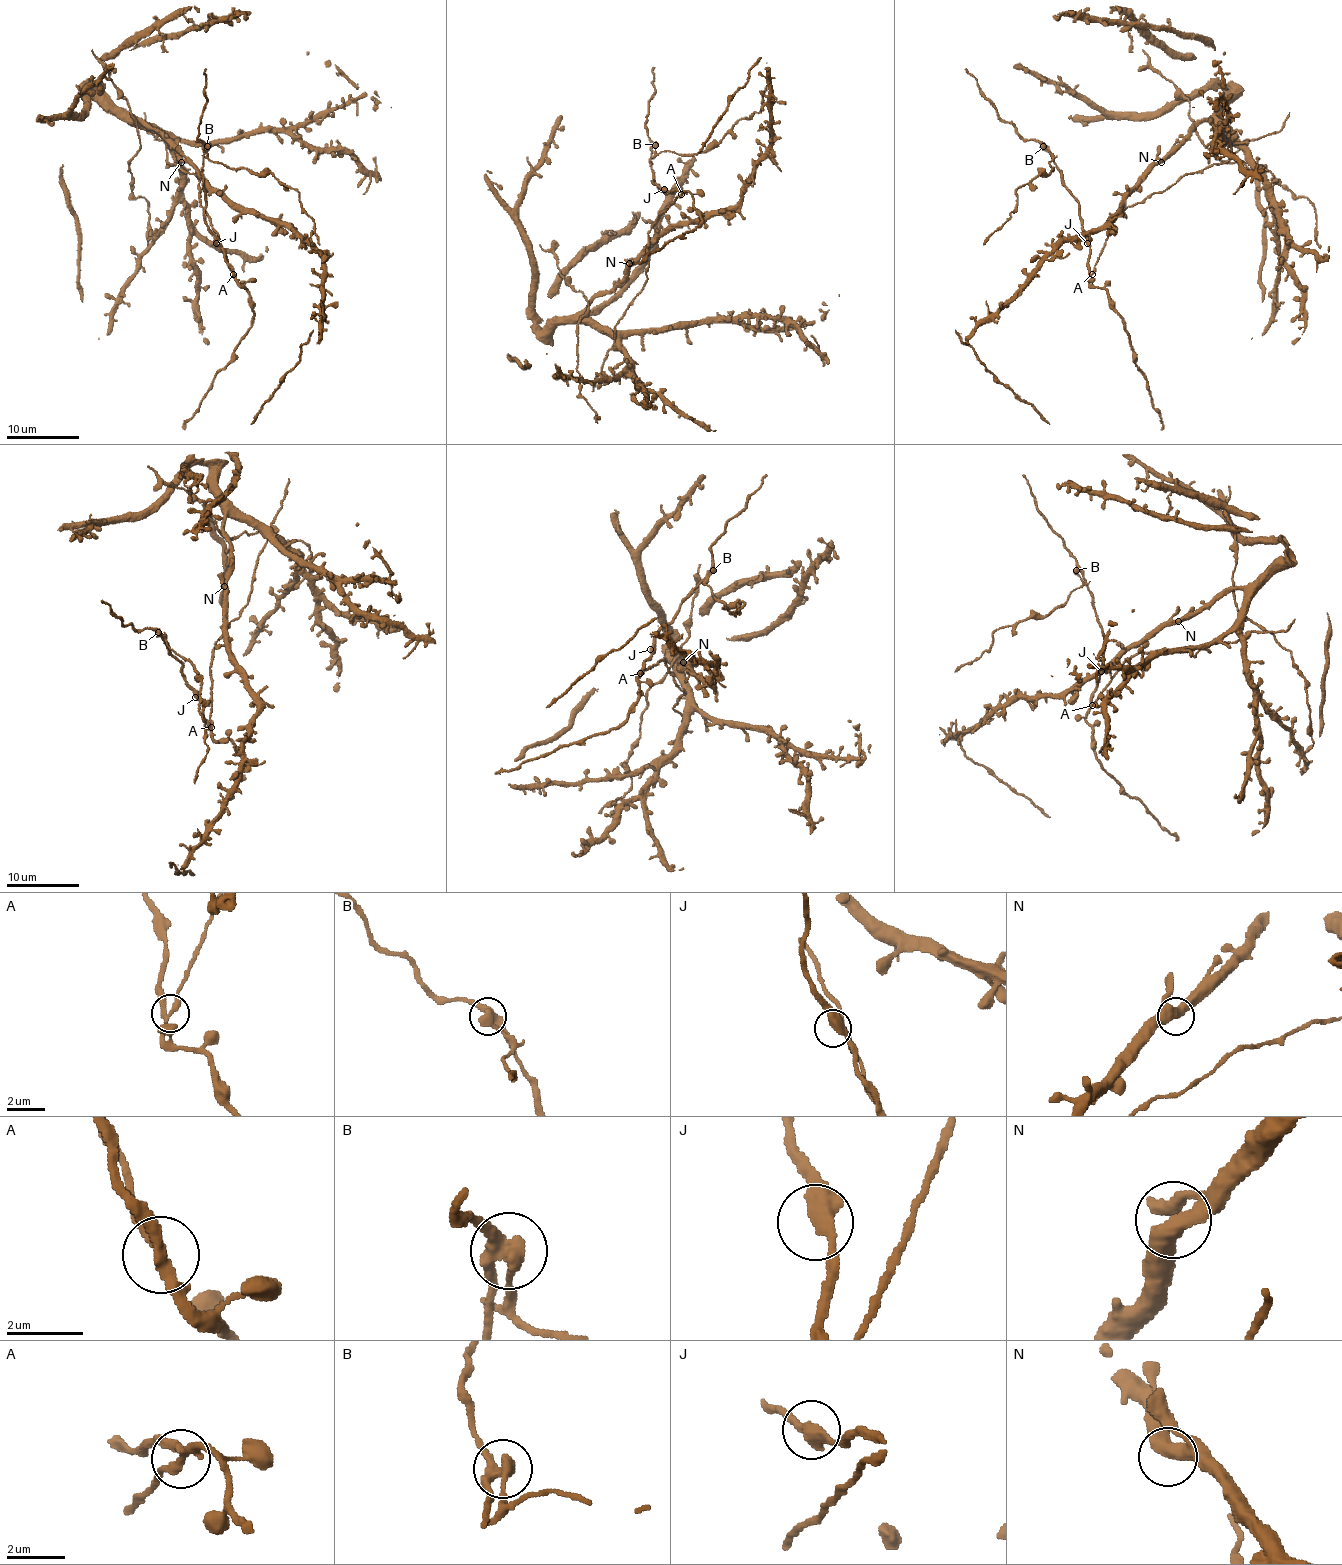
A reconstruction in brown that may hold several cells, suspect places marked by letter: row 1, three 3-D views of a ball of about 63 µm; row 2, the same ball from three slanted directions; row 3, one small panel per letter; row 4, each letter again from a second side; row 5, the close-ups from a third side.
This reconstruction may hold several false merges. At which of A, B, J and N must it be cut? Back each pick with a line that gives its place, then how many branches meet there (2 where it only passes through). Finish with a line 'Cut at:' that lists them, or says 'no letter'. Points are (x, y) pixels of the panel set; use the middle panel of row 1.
A: at (681, 194); 3 branches meet
B: at (655, 145); 2 branches meet
Cut at: A, B

